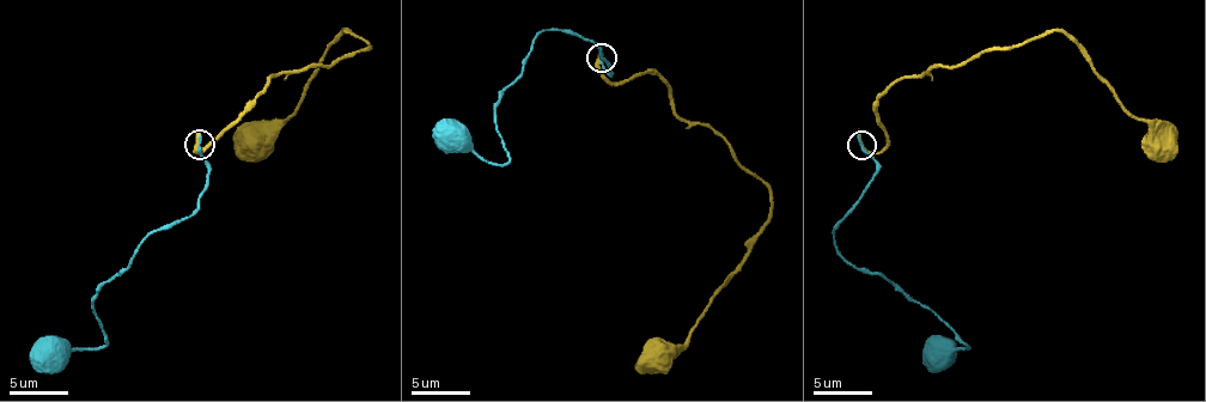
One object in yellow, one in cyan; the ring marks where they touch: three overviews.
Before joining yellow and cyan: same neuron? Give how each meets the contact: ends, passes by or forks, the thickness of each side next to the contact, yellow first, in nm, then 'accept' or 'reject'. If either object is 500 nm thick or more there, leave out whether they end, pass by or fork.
yellow passes by | cyan ends | 200/240 nm | reject

